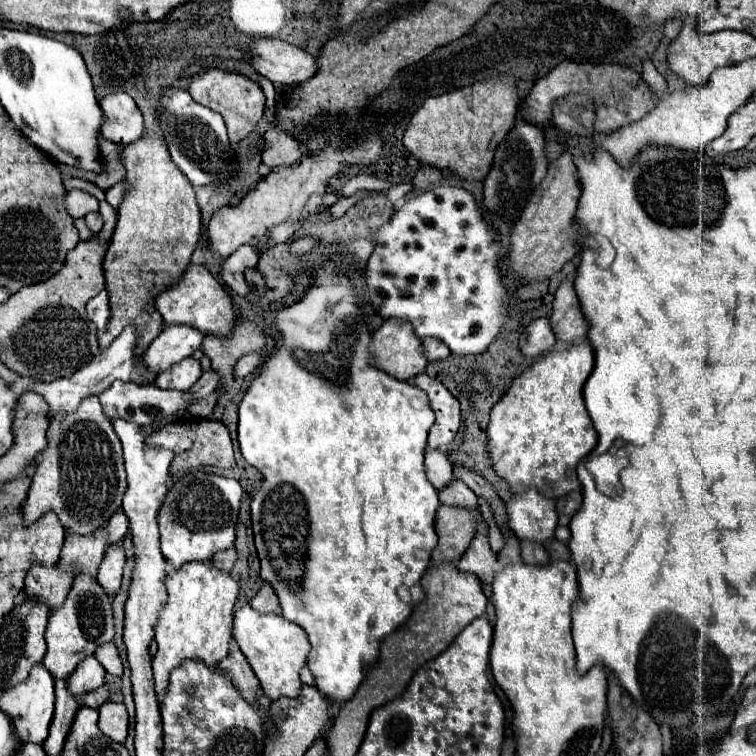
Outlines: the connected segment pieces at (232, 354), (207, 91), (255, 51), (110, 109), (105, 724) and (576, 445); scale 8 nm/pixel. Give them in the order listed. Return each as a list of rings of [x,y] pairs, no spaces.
[[[238,318],[230,336],[206,336],[204,354],[212,360],[212,370],[220,374],[220,388],[228,390],[234,382],[234,364],[248,352],[262,350],[266,346],[266,336],[252,320]]]
[[[208,70],[204,74],[198,74],[192,78],[190,82],[190,96],[200,102],[202,106],[222,114],[226,126],[228,126],[228,138],[230,142],[240,142],[242,138],[246,138],[256,126],[258,122],[264,118],[264,94],[262,94],[262,88],[252,82],[250,78],[246,76],[240,76],[240,74],[230,74],[230,72],[222,72],[222,70]]]
[[[258,38],[250,46],[252,66],[272,84],[298,84],[318,72],[318,62],[306,50],[274,38]]]
[[[108,94],[100,100],[100,108],[104,112],[102,136],[106,140],[116,144],[130,144],[142,136],[142,114],[128,94]]]
[[[106,702],[102,708],[98,708],[98,712],[100,712],[100,720],[98,720],[100,730],[114,742],[124,742],[128,736],[126,706],[116,702]]]
[[[590,342],[570,344],[562,350],[552,350],[524,370],[508,388],[508,392],[496,402],[490,412],[488,424],[488,452],[498,476],[502,476],[512,492],[526,492],[530,486],[538,488],[546,498],[560,498],[580,488],[574,474],[578,462],[586,458],[598,444],[598,434],[592,426],[588,410],[584,406],[582,388],[594,368],[594,348]]]

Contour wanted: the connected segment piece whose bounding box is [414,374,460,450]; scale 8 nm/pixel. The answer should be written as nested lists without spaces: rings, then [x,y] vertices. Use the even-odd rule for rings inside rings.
[[[428,374],[416,376],[414,386],[428,394],[430,406],[436,414],[436,422],[430,428],[428,436],[428,446],[442,450],[448,442],[454,440],[460,428],[460,404],[438,380],[430,378]]]

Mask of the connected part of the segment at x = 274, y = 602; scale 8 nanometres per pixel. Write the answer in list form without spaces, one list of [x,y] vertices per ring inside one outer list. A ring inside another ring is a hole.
[[[264,584],[260,588],[260,592],[250,600],[250,606],[256,610],[256,612],[280,612],[280,604],[278,604],[278,598],[274,594],[274,590]]]

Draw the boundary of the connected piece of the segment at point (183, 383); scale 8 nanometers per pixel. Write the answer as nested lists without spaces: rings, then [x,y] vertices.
[[[184,358],[182,362],[170,366],[168,370],[160,372],[156,378],[156,386],[166,390],[166,388],[174,388],[174,390],[190,390],[196,380],[202,376],[202,366],[198,360],[192,358]]]

